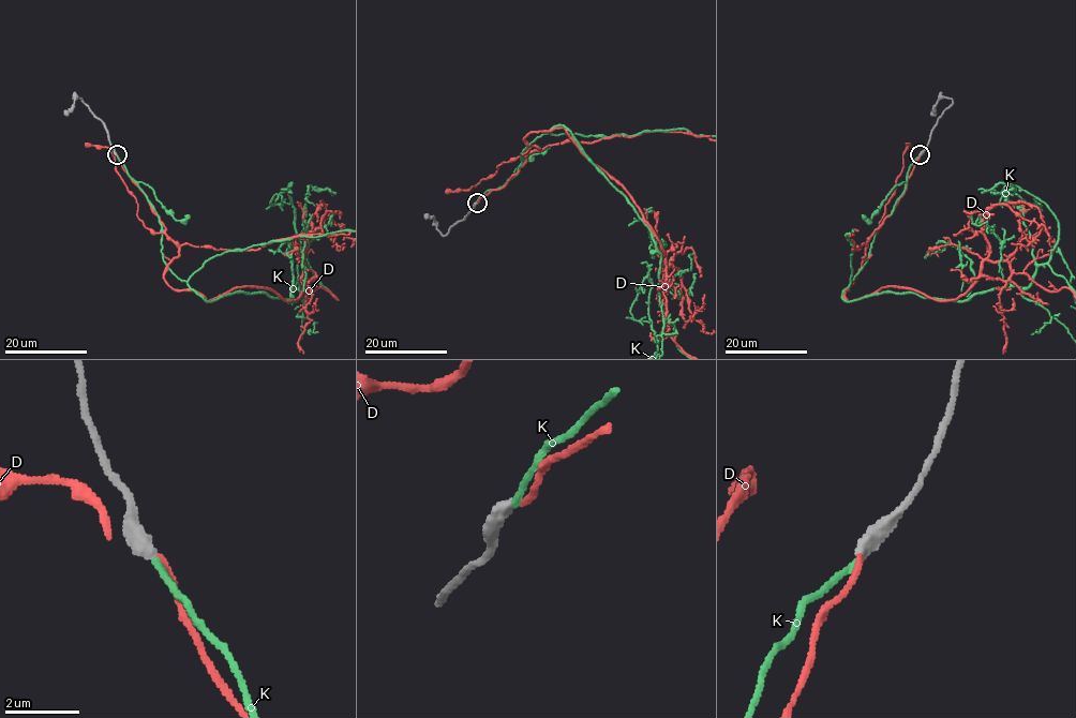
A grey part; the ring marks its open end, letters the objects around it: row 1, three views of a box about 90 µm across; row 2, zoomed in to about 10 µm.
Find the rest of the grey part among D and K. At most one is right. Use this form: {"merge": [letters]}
{"merge": ["D"]}

